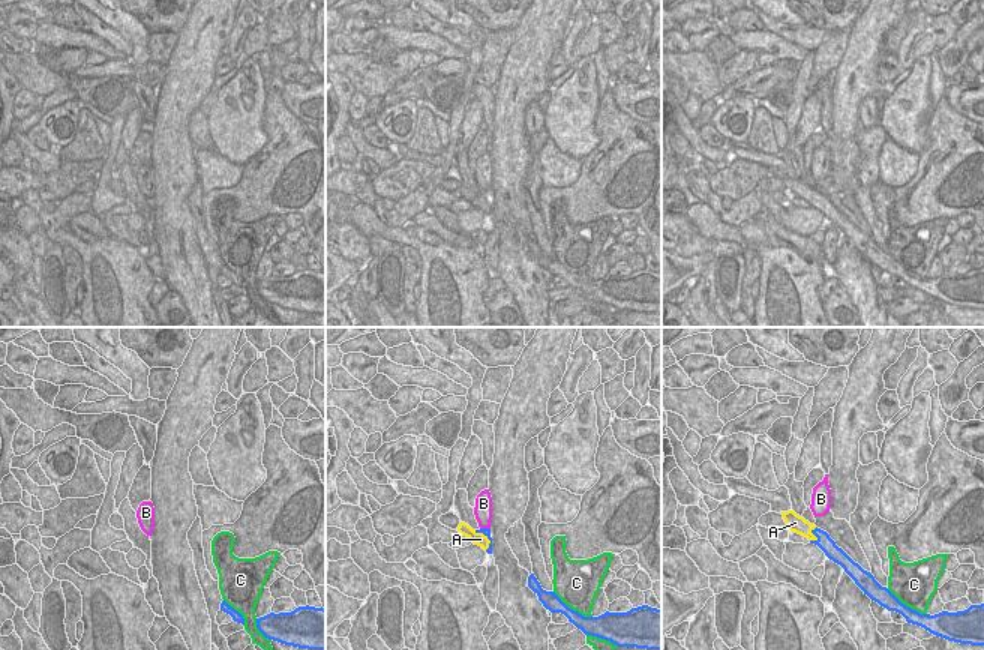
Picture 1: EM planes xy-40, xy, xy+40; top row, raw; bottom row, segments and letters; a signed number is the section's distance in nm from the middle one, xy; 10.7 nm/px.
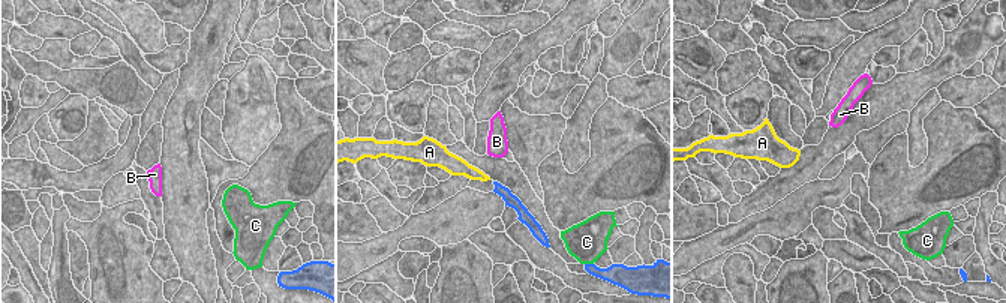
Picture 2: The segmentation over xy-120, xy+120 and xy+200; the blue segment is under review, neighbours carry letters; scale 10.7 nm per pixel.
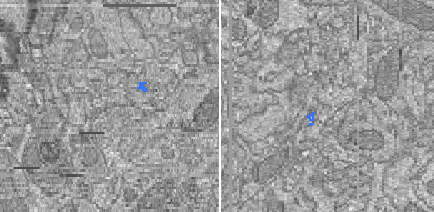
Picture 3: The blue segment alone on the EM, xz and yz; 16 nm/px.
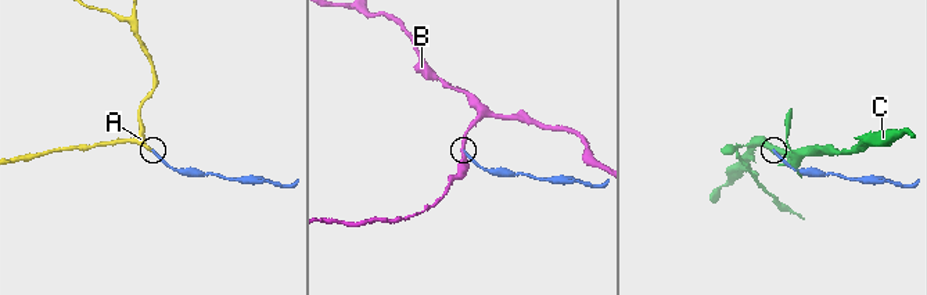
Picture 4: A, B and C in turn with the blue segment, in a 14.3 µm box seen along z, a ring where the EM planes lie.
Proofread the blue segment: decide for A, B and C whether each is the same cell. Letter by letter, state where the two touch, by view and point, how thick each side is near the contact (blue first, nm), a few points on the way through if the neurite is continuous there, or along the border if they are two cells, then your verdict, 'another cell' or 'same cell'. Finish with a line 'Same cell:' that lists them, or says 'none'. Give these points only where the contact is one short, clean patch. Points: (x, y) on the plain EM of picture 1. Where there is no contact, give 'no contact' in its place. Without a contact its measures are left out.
A: xy (488, 201) | 90/140 nm | across xy (486, 195), (488, 201), (480, 203) | same cell
B: xy (485, 192) | 90/190 nm | along xy (480, 191), (489, 192) | another cell
C: xy (570, 272) | 180/460 nm | another cell
Same cell: A

